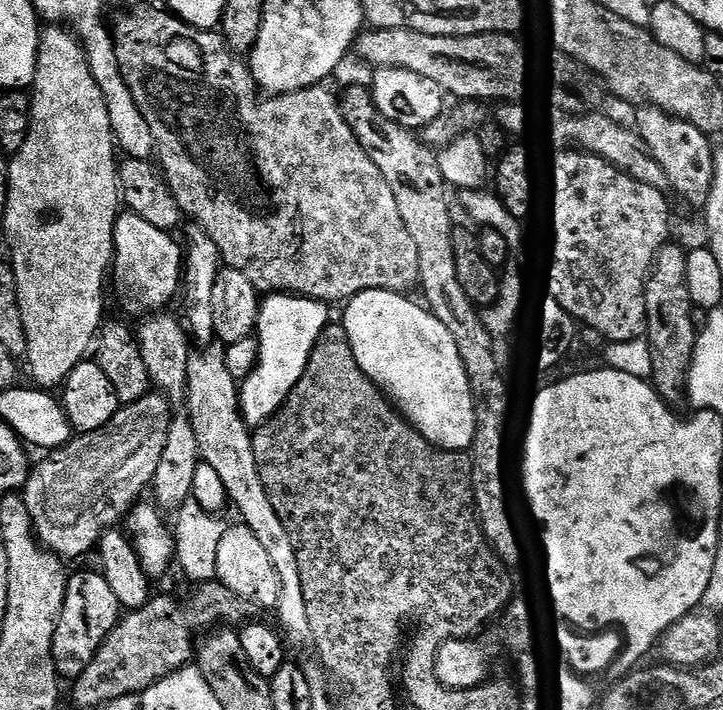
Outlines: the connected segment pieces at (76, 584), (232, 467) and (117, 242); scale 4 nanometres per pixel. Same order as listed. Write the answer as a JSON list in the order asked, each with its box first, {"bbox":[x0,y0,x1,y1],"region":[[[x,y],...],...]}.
[{"bbox":[52,571,122,678],"region":[[[99,571],[80,572],[77,576],[69,575],[62,614],[56,621],[52,647],[57,676],[61,678],[80,676],[82,670],[90,666],[90,662],[96,656],[96,651],[112,633],[121,615],[122,609],[118,598],[114,598],[114,593],[110,590],[110,582],[106,582],[106,578]]]},{"bbox":[186,346,310,641],"region":[[[212,346],[201,352],[204,352],[201,356],[193,355],[188,361],[186,401],[188,421],[194,426],[194,434],[198,438],[201,461],[214,468],[225,487],[227,499],[232,504],[236,503],[236,508],[240,511],[239,519],[252,531],[254,538],[262,542],[266,554],[270,554],[270,562],[274,562],[274,574],[278,574],[280,583],[280,597],[274,612],[275,615],[280,615],[283,635],[289,641],[307,641],[310,629],[306,620],[306,604],[300,593],[298,562],[295,561],[295,552],[291,549],[286,530],[280,524],[280,519],[272,513],[268,497],[264,495],[264,487],[254,462],[252,437],[240,417],[238,381],[232,377],[230,370],[226,370],[224,353],[219,347]]]},{"bbox":[110,210,182,317],"region":[[[124,210],[116,218],[114,226],[114,250],[110,269],[110,284],[116,287],[120,304],[132,316],[147,317],[159,313],[172,300],[172,295],[182,288],[182,248],[176,245],[172,232],[150,226],[146,218],[138,218]]]}]

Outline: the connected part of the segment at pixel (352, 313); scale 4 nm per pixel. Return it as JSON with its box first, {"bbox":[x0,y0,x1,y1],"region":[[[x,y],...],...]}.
{"bbox":[343,290,470,454],"region":[[[366,290],[352,297],[343,305],[344,340],[352,351],[354,362],[368,379],[384,393],[403,419],[407,420],[419,432],[420,437],[429,440],[435,448],[453,454],[467,449],[470,429],[462,418],[460,399],[454,382],[450,378],[448,363],[444,357],[444,346],[436,319],[428,313],[427,308],[407,300],[407,295],[386,290]]]}

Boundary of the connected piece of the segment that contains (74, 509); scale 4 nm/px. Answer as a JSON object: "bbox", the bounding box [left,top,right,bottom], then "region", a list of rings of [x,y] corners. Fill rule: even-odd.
{"bbox":[22,391,174,561],"region":[[[149,391],[147,396],[138,398],[132,404],[123,405],[116,411],[114,418],[93,432],[73,435],[68,443],[53,448],[40,465],[28,473],[28,482],[22,489],[26,510],[32,519],[32,530],[36,539],[52,553],[65,561],[75,556],[84,556],[95,549],[100,535],[115,529],[116,524],[125,519],[133,506],[141,499],[143,492],[149,491],[154,470],[158,470],[158,458],[162,458],[162,446],[166,444],[168,426],[174,415],[166,397],[159,392]]]}

